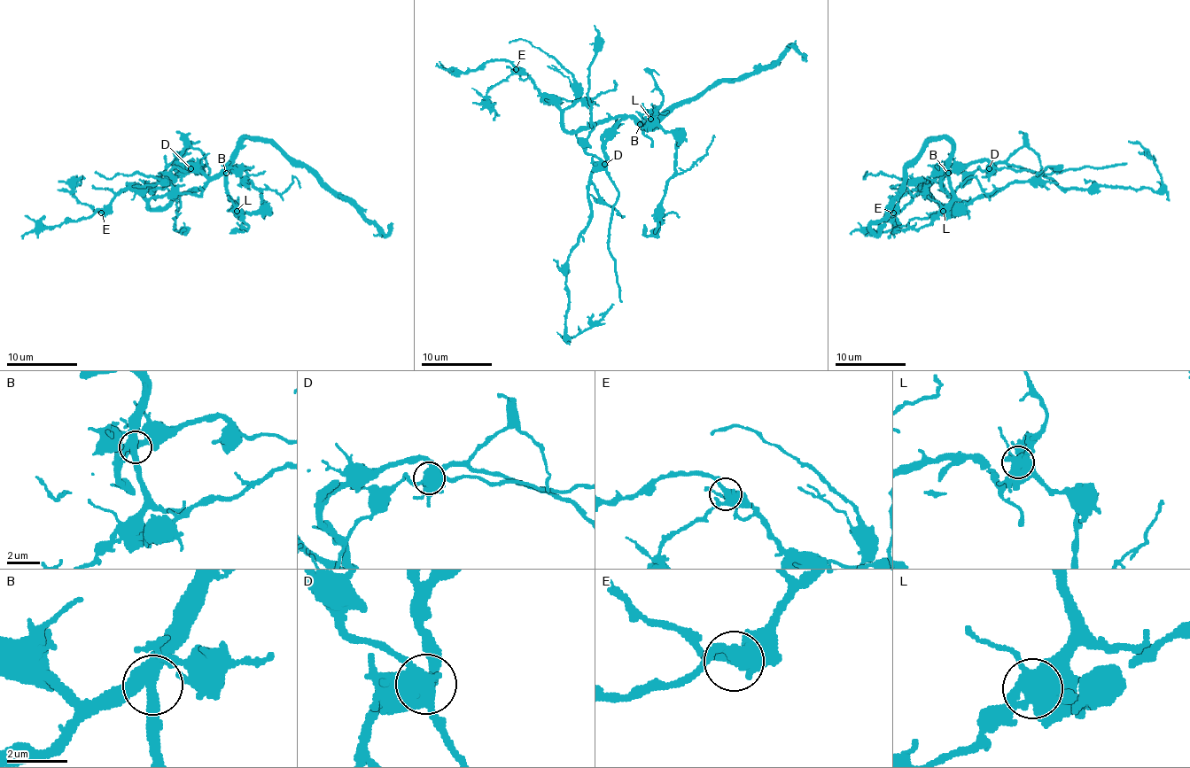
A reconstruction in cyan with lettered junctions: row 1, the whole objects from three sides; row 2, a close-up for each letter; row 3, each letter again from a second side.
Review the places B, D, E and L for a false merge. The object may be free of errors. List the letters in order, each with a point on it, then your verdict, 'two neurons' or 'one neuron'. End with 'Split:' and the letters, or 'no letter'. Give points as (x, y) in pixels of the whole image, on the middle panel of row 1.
B: place (640, 124); one neuron
D: place (604, 164); two neurons
E: place (516, 69); one neuron
L: place (650, 119); one neuron
Split: D

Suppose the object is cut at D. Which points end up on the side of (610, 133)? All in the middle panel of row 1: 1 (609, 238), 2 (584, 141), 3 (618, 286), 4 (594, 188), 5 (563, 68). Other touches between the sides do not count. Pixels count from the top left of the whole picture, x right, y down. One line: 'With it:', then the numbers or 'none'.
With it: 4, 5

